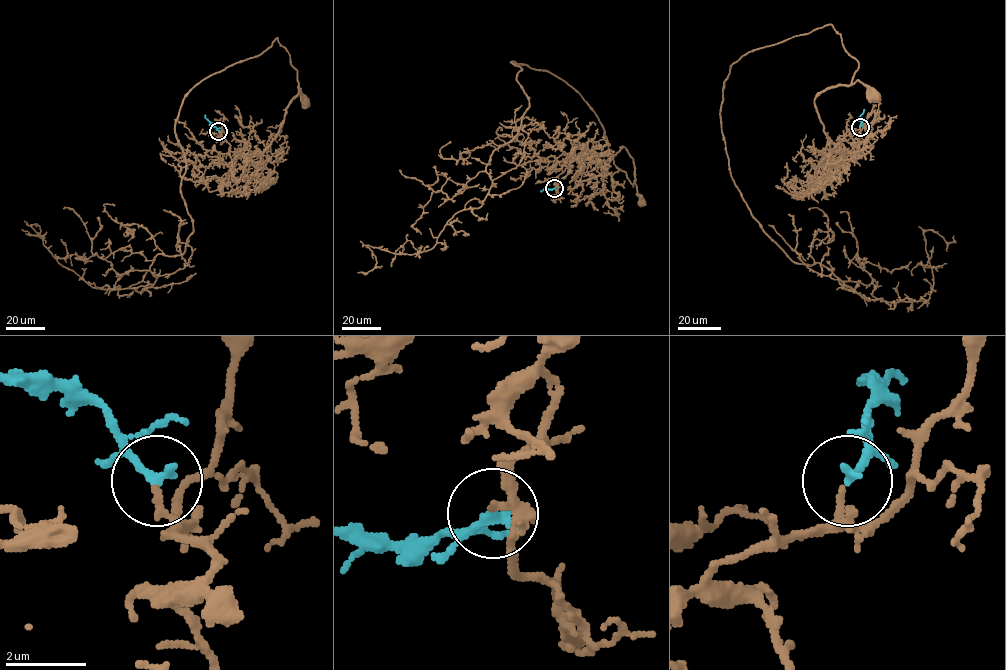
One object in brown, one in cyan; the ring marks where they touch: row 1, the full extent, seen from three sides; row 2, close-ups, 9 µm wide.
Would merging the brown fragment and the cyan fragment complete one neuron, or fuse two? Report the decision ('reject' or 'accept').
accept

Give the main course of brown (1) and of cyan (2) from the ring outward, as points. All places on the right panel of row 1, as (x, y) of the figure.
1: (860, 127), (838, 142), (828, 158), (830, 139), (814, 99), (829, 87), (851, 85), (857, 80), (878, 95)
2: (860, 127), (860, 116), (864, 109)

